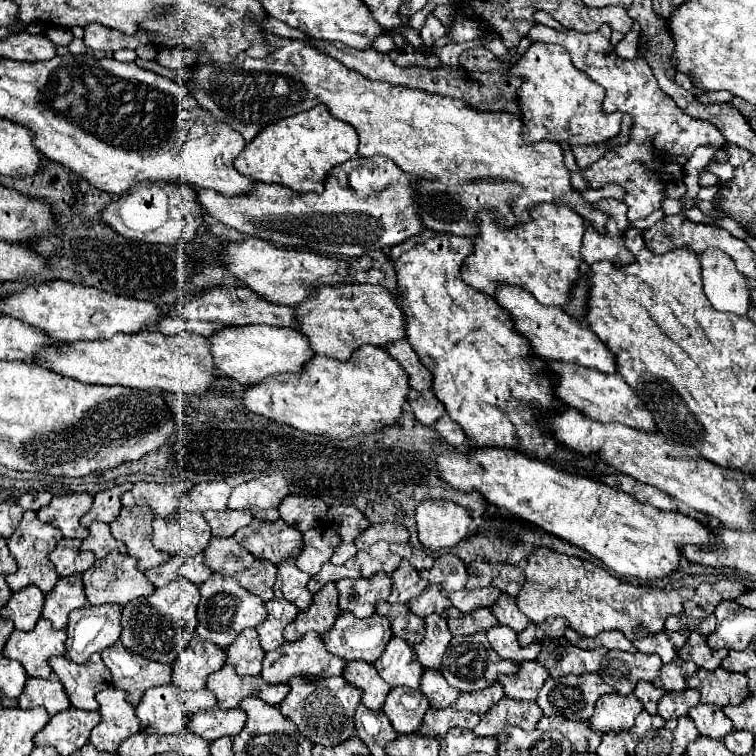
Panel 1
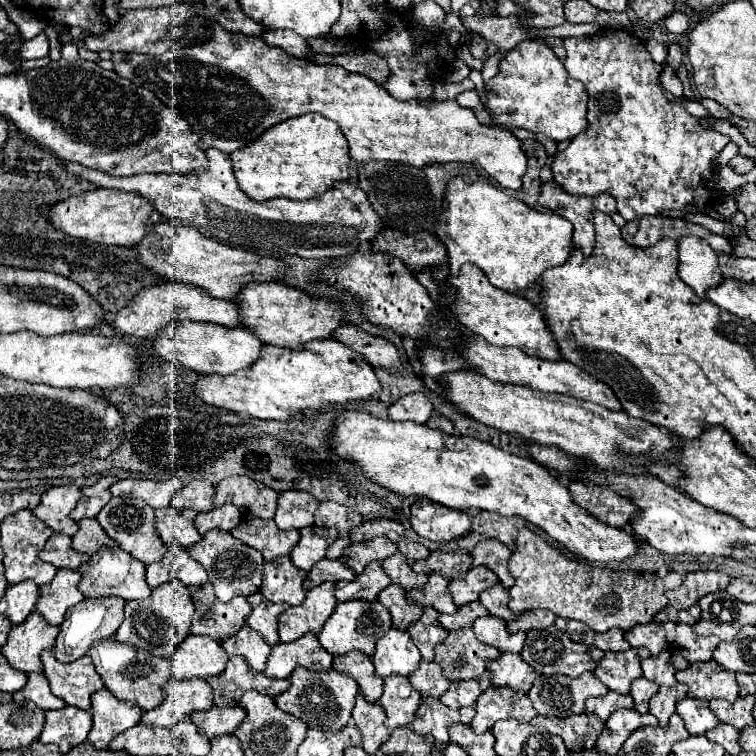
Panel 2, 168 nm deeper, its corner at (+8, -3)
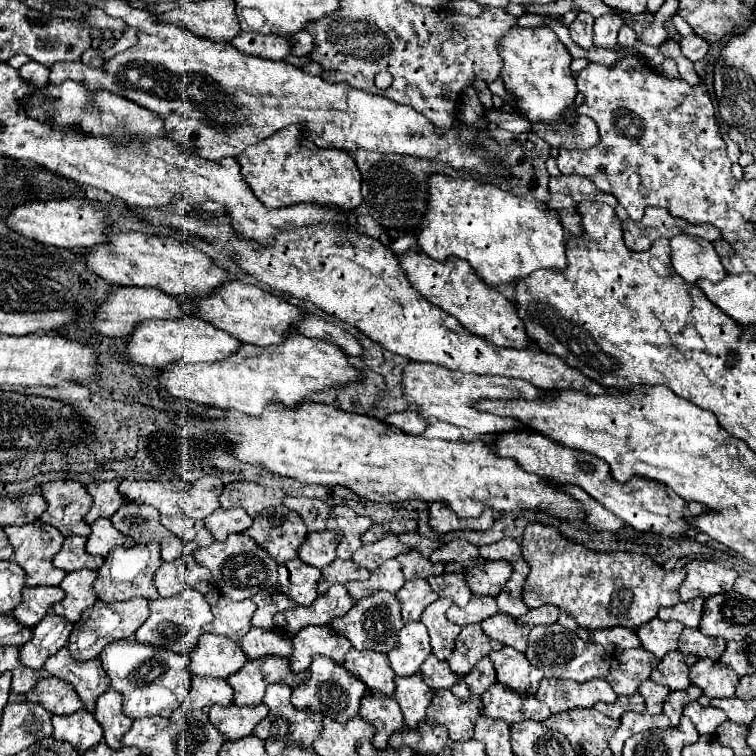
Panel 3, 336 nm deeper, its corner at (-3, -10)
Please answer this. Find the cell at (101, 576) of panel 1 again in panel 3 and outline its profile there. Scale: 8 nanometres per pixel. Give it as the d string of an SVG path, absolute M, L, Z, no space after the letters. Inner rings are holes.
M159 543L149 545L133 545L133 547L117 547L111 555L105 557L103 567L97 571L97 579L93 583L93 591L101 601L115 603L115 601L129 601L133 597L157 599L159 593L153 585L153 575L161 565L161 547Z

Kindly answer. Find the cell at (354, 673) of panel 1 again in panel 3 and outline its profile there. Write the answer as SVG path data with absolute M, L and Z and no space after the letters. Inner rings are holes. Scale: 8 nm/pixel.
M351 647L349 653L345 655L345 667L351 673L359 675L359 679L363 679L363 683L369 689L375 689L383 695L393 695L395 673L391 671L391 665L385 653L357 651L355 647Z

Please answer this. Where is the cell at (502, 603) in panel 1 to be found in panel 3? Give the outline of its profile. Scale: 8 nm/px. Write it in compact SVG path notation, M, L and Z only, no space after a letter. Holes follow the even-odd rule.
M515 571L509 577L509 581L505 583L503 591L495 597L497 607L499 607L501 613L509 613L515 619L527 613L527 607L523 603L523 585L525 585L525 577Z

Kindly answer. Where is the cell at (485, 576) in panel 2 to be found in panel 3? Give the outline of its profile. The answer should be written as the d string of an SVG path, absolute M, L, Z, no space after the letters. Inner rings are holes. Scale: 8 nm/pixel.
M503 559L483 561L481 565L469 567L465 571L465 579L467 579L467 585L475 597L483 597L483 595L495 597L505 587L511 573L513 573L511 563L507 563Z

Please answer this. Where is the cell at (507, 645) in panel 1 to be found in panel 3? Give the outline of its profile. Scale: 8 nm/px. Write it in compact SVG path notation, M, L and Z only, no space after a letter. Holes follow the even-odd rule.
M495 613L491 617L487 617L485 621L481 621L483 631L495 639L501 641L503 645L515 647L517 651L525 651L527 647L527 635L531 631L531 627L527 627L525 623L517 623L511 615L507 613Z

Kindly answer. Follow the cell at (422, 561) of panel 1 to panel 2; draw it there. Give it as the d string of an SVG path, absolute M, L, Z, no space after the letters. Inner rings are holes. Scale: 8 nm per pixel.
M408 542L408 544L402 548L402 552L404 552L404 556L408 558L408 564L414 564L416 560L422 560L422 558L426 558L426 556L430 554L430 550L428 550L426 546L418 544L418 542Z

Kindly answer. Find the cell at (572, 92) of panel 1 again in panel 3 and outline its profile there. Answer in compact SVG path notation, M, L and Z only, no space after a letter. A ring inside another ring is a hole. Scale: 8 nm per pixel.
M511 27L507 35L503 35L497 43L497 51L503 59L501 79L517 99L517 107L525 113L525 117L533 121L557 121L565 119L567 125L573 125L575 111L567 111L575 103L577 85L575 77L569 69L571 55L567 47L559 41L559 37L549 27Z

